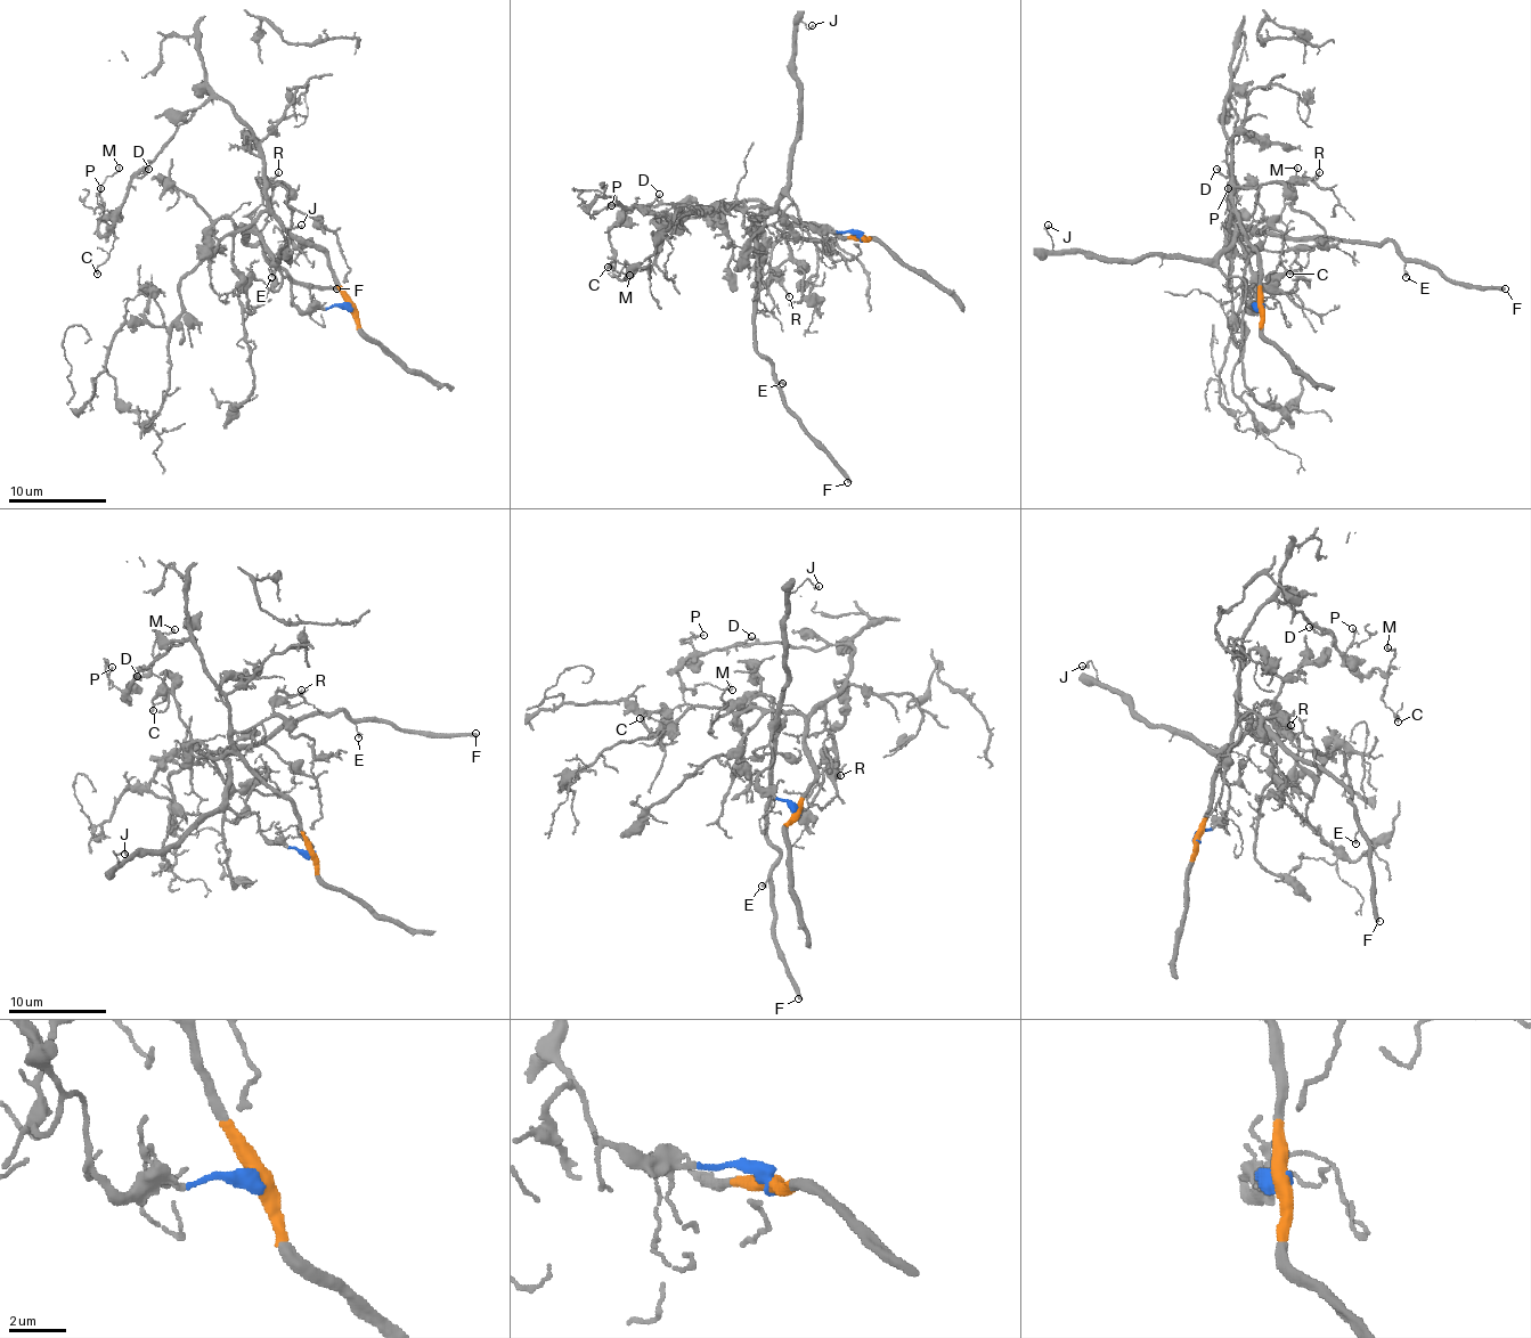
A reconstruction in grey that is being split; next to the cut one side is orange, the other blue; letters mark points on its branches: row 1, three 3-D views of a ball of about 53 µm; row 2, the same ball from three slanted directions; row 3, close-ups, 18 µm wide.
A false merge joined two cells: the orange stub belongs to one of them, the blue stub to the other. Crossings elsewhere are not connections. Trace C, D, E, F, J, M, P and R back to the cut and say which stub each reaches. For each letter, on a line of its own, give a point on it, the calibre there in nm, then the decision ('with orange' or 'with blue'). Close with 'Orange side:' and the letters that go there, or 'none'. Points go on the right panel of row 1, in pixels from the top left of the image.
C: (1289, 274) | 170 nm | with orange
D: (1216, 169) | 150 nm | with orange
E: (1406, 277) | 160 nm | with blue
F: (1505, 288) | 300 nm | with blue
J: (1048, 225) | 120 nm | with blue
M: (1297, 168) | 110 nm | with orange
P: (1228, 188) | 140 nm | with orange
R: (1319, 172) | 150 nm | with orange
Orange side: C, D, M, P, R

